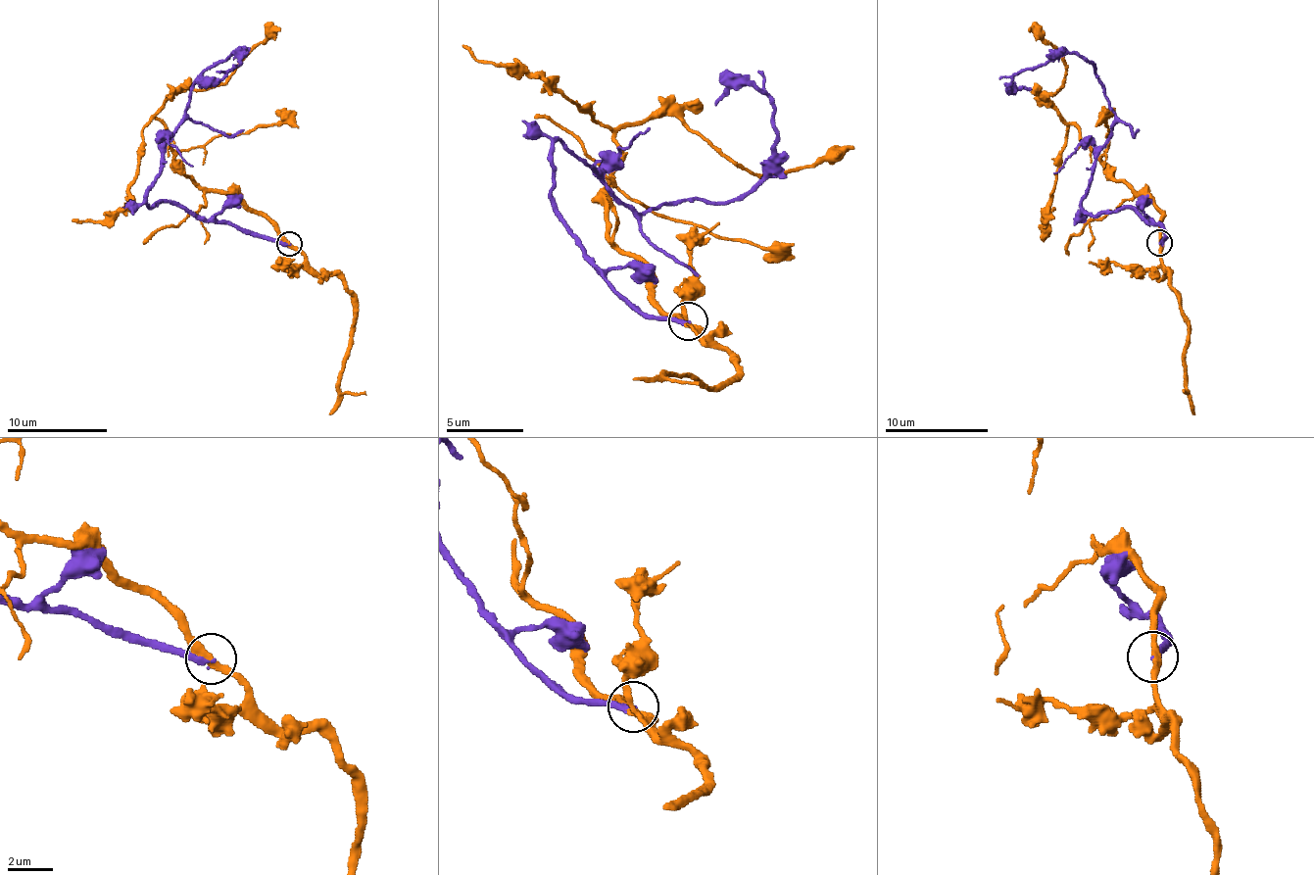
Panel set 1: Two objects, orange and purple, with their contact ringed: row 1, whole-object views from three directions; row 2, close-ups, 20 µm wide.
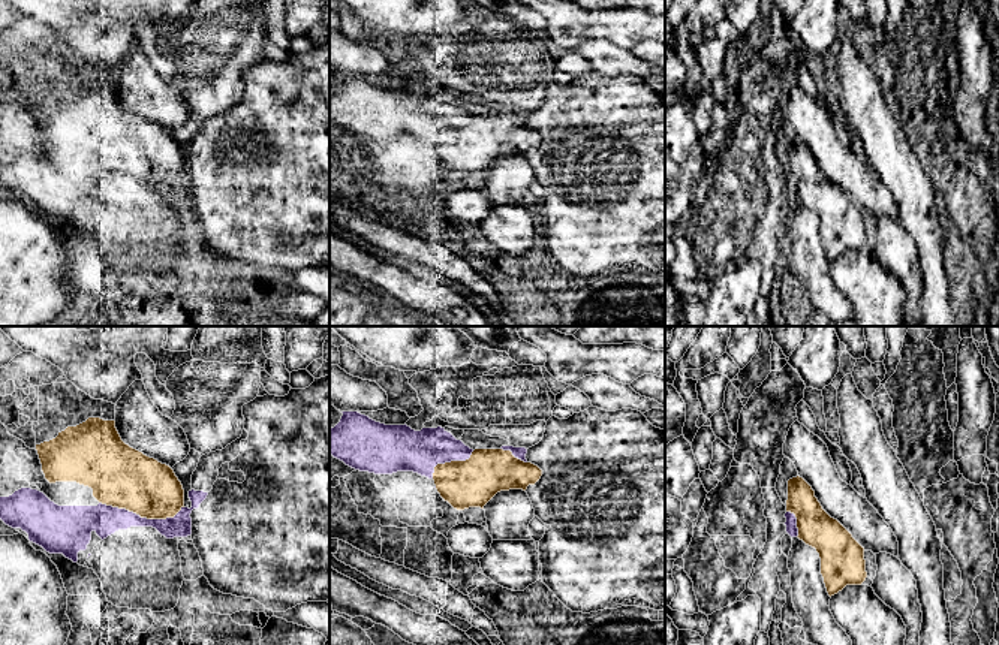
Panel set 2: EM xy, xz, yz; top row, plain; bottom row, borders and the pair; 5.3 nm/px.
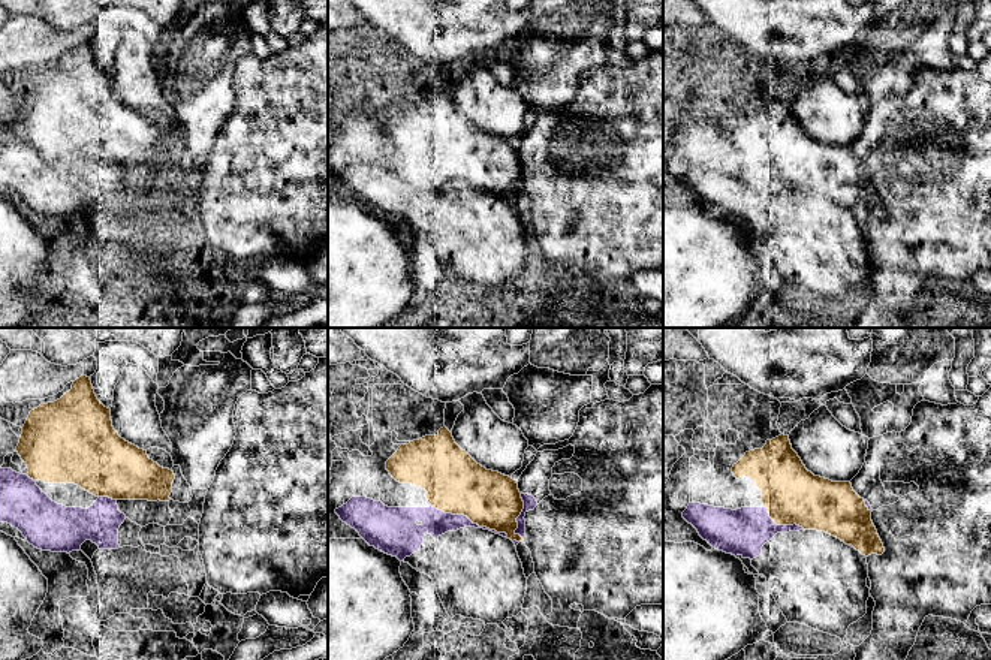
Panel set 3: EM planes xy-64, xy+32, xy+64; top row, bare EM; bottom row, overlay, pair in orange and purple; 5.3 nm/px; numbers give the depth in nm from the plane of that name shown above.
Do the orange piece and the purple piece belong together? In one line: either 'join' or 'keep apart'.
keep apart

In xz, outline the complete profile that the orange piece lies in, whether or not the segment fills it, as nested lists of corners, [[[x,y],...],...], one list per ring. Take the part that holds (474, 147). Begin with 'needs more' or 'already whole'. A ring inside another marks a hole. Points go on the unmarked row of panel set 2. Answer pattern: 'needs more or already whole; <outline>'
already whole; [[[475,114],[466,126],[434,132],[433,145],[440,162],[454,174],[484,171],[500,156],[535,150],[542,135],[503,114]]]

